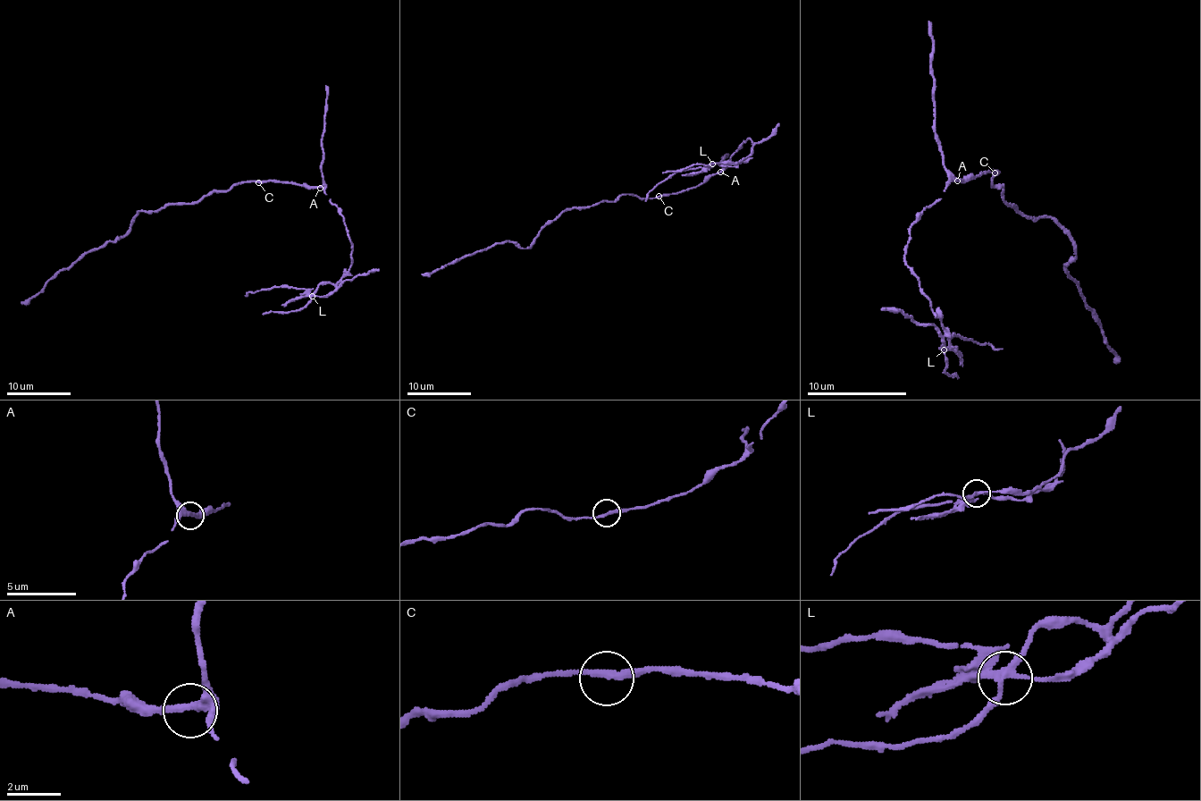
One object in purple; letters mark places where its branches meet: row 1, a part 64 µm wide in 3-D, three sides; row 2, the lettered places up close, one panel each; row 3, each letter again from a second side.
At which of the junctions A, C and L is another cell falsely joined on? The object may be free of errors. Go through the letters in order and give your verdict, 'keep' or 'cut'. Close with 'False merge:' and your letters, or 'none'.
A: keep
C: keep
L: cut
False merge: L

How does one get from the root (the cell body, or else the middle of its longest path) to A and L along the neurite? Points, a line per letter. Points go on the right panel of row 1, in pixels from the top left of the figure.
A: (995, 171), (957, 181)
L: (995, 171), (954, 178), (942, 198), (934, 200), (911, 225), (904, 248), (904, 260), (942, 323), (944, 350)

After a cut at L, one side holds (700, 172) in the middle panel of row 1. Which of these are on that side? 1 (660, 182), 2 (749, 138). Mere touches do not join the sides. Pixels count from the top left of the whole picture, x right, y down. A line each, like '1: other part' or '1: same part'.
1: same part
2: other part

